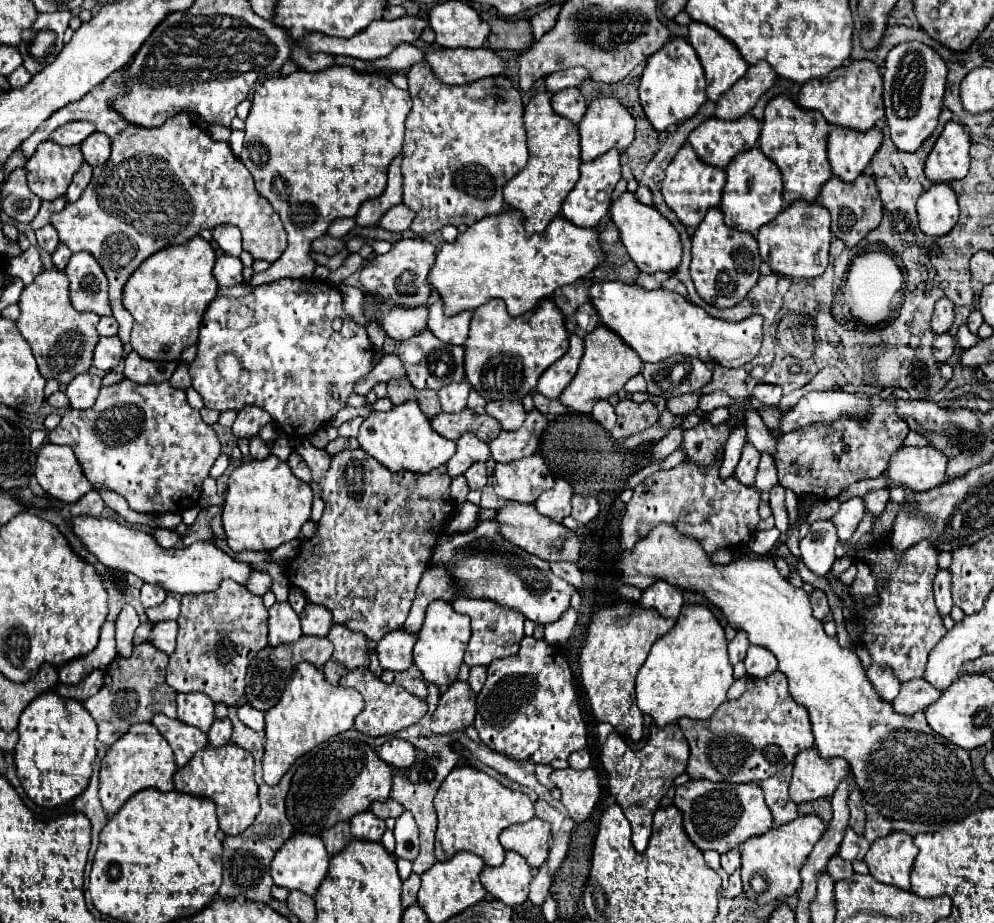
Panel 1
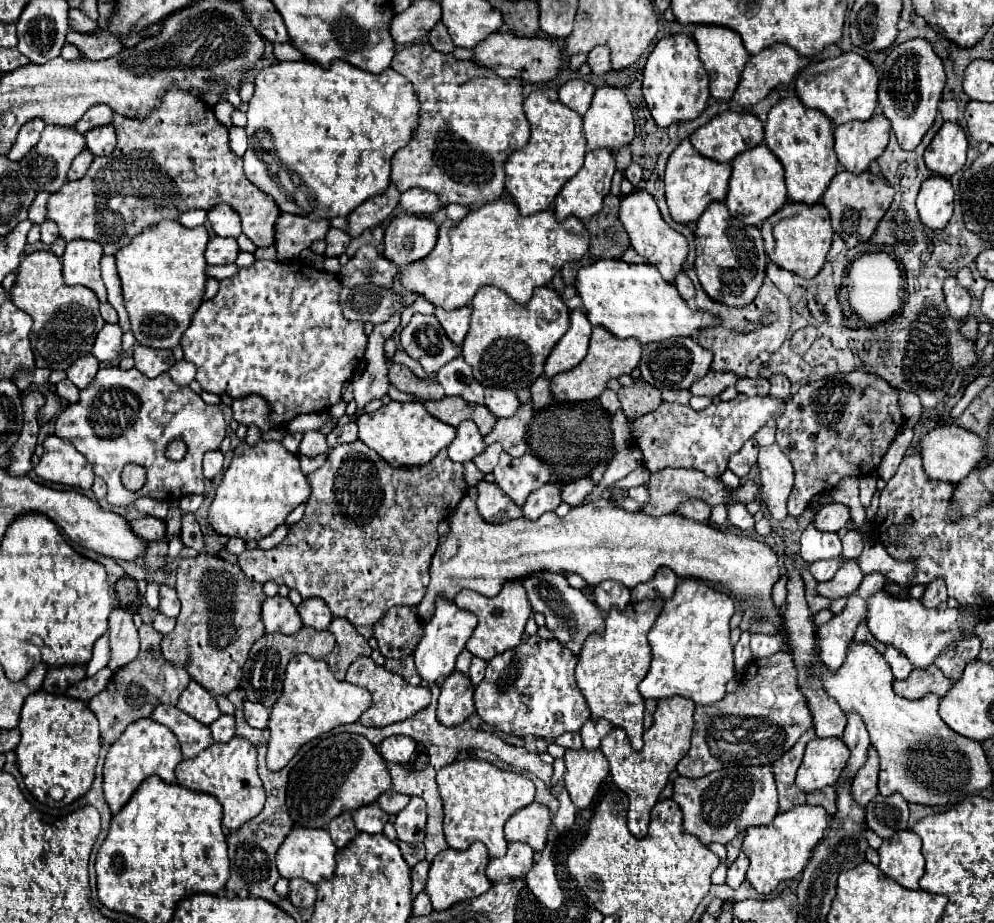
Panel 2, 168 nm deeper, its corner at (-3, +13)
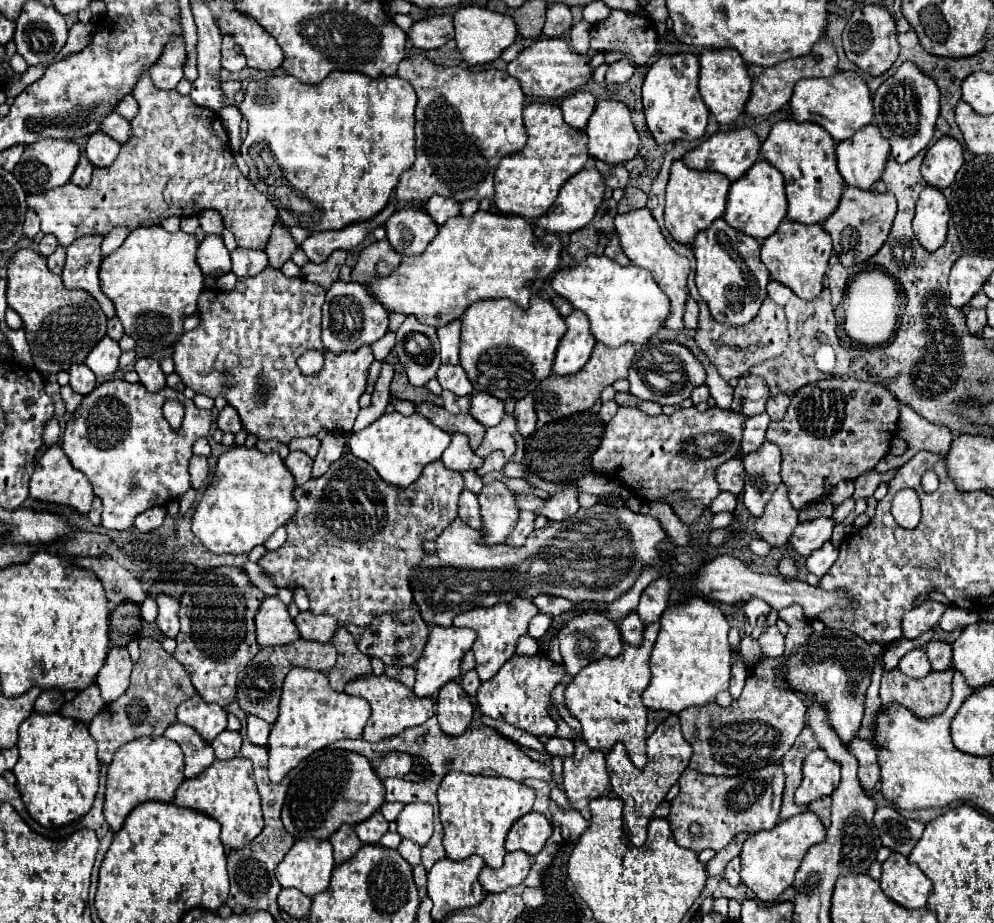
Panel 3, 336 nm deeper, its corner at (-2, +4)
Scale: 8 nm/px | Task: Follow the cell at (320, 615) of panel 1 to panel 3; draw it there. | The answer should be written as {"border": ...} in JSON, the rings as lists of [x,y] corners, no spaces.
{"border":[[[304,611],[296,617],[296,627],[300,629],[300,635],[304,639],[326,643],[332,639],[338,625],[336,625],[336,619],[328,615],[312,615],[310,611]]]}

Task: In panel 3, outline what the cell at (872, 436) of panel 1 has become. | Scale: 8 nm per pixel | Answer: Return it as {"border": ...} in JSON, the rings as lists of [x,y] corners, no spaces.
{"border":[[[822,379],[794,393],[784,419],[770,423],[766,439],[776,443],[782,451],[782,481],[788,487],[788,499],[796,511],[826,497],[840,481],[854,481],[862,473],[872,471],[876,463],[888,455],[898,423],[896,405],[898,401],[892,391],[858,379]]]}

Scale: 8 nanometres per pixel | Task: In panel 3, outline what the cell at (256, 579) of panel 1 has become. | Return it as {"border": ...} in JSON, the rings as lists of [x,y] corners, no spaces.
{"border":[[[346,455],[342,457],[340,461],[332,463],[332,467],[322,475],[322,477],[316,477],[316,479],[310,479],[308,483],[300,485],[294,489],[294,497],[298,501],[298,511],[296,515],[286,523],[286,529],[288,529],[288,539],[286,543],[276,549],[276,551],[266,551],[264,557],[260,557],[258,565],[266,571],[266,575],[272,577],[272,581],[276,583],[276,587],[286,587],[290,591],[294,589],[304,589],[306,595],[308,595],[308,601],[310,601],[310,611],[314,615],[330,615],[338,621],[338,625],[358,625],[358,627],[366,627],[376,615],[382,615],[382,613],[396,613],[396,611],[404,611],[404,609],[410,609],[414,605],[414,597],[412,597],[412,587],[410,587],[410,577],[412,577],[412,571],[420,565],[420,561],[424,559],[426,551],[424,551],[424,543],[426,541],[436,541],[438,535],[450,525],[452,519],[458,517],[458,499],[460,499],[460,493],[464,489],[464,481],[462,481],[462,475],[458,471],[450,471],[444,467],[442,461],[432,461],[428,467],[424,467],[424,473],[420,475],[418,481],[414,481],[408,489],[404,487],[394,487],[394,485],[388,485],[386,481],[380,479],[380,475],[376,475],[376,469],[370,467],[366,461],[362,459],[352,459],[352,455]]]}

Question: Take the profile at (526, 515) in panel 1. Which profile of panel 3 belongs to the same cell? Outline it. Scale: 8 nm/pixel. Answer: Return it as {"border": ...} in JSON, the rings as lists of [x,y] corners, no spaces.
{"border":[[[468,489],[462,491],[460,495],[460,507],[458,507],[460,519],[468,523],[472,529],[482,529],[482,517],[480,517],[480,503],[476,493],[470,493]]]}

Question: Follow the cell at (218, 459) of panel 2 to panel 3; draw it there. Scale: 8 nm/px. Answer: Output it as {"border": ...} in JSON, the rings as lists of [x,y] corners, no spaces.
{"border":[[[192,457],[190,459],[190,477],[192,477],[192,487],[194,489],[202,489],[208,481],[208,459],[206,457]]]}

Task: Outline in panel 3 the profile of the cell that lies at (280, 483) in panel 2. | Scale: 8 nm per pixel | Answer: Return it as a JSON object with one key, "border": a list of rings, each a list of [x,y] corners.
{"border":[[[232,447],[220,455],[214,479],[196,503],[192,533],[212,553],[250,553],[296,513],[294,487],[294,477],[278,453]]]}

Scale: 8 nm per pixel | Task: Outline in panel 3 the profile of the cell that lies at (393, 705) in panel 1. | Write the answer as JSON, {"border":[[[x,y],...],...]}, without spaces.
{"border":[[[366,675],[366,677],[354,679],[346,685],[344,691],[348,695],[364,697],[372,707],[372,715],[362,733],[362,737],[366,741],[382,741],[382,739],[394,737],[408,727],[422,725],[426,719],[430,719],[434,715],[434,703],[430,697],[418,697],[412,689],[404,687],[400,681],[388,679],[386,675]]]}

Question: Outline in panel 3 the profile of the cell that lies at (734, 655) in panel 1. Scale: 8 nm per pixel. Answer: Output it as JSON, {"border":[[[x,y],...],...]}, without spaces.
{"border":[[[736,653],[734,663],[732,663],[732,679],[730,679],[730,693],[732,693],[734,699],[742,693],[742,687],[744,687],[746,677],[748,677],[748,667],[742,661],[742,657]]]}

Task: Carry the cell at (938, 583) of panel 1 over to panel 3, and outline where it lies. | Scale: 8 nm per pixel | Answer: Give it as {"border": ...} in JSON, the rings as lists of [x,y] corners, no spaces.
{"border":[[[930,599],[924,601],[922,605],[910,609],[908,615],[904,615],[904,619],[902,619],[904,637],[906,639],[916,639],[924,631],[936,627],[940,617],[946,613],[946,609],[948,609],[948,605],[938,603],[938,601],[930,601]]]}

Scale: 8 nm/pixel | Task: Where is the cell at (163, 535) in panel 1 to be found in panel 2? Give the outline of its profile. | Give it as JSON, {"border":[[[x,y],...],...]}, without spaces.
{"border":[[[145,516],[145,518],[139,518],[139,520],[129,520],[129,526],[139,538],[149,540],[149,542],[161,540],[165,536],[165,522],[151,518],[151,516]]]}

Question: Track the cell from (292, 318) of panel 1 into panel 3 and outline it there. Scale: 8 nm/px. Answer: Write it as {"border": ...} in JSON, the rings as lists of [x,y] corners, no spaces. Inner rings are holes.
{"border":[[[266,267],[264,271],[260,271],[258,275],[254,277],[240,277],[236,287],[232,291],[220,291],[220,289],[204,289],[200,299],[198,299],[198,311],[202,315],[202,321],[196,329],[184,333],[176,345],[174,345],[174,365],[176,365],[176,373],[182,377],[184,385],[190,387],[194,393],[202,393],[206,397],[224,397],[240,415],[242,419],[242,425],[246,429],[246,433],[252,433],[256,435],[258,439],[262,441],[280,441],[280,443],[290,443],[292,439],[298,439],[298,437],[312,437],[312,435],[318,435],[320,429],[328,429],[328,431],[336,431],[336,433],[350,433],[352,431],[352,425],[354,425],[354,419],[360,411],[358,407],[358,397],[364,393],[366,389],[366,373],[370,369],[370,363],[374,361],[374,355],[372,355],[372,349],[370,345],[362,345],[360,349],[348,353],[348,351],[342,351],[342,353],[332,353],[328,349],[324,349],[322,345],[322,303],[324,303],[324,287],[316,285],[316,283],[310,283],[310,281],[304,281],[302,277],[286,277],[280,269],[274,269],[274,267]],[[308,349],[316,349],[324,355],[324,367],[320,371],[320,375],[312,375],[312,377],[306,377],[298,371],[296,367],[296,359],[308,351]]]}

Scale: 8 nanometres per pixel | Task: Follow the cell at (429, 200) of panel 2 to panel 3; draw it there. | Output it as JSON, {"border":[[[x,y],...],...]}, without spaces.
{"border":[[[432,195],[422,209],[426,211],[426,215],[430,215],[434,219],[436,225],[442,225],[446,219],[456,217],[460,213],[460,205],[454,199],[448,197],[440,197],[440,195]]]}

